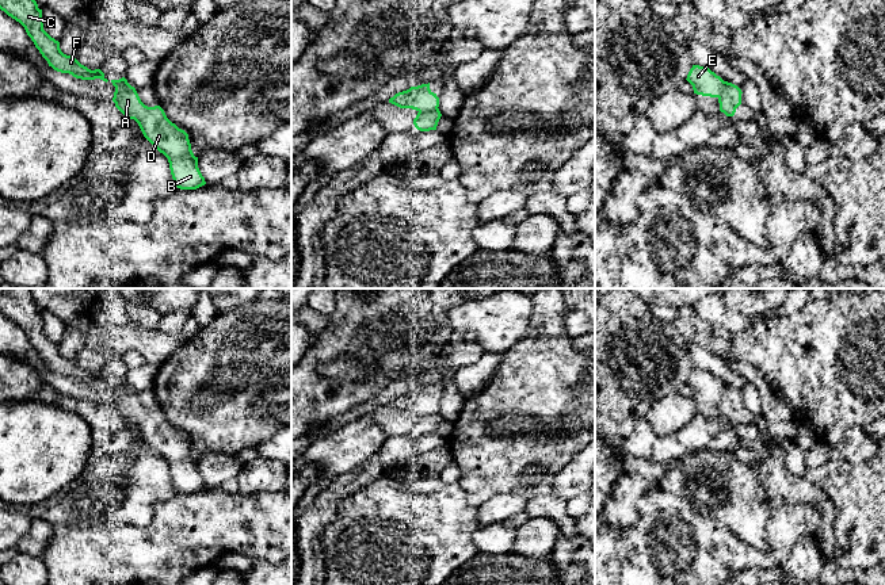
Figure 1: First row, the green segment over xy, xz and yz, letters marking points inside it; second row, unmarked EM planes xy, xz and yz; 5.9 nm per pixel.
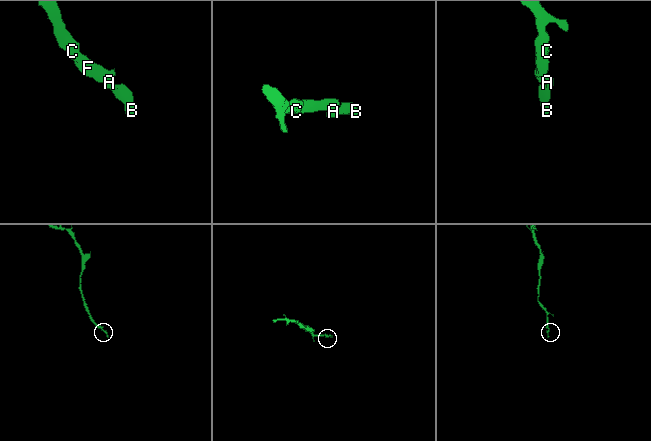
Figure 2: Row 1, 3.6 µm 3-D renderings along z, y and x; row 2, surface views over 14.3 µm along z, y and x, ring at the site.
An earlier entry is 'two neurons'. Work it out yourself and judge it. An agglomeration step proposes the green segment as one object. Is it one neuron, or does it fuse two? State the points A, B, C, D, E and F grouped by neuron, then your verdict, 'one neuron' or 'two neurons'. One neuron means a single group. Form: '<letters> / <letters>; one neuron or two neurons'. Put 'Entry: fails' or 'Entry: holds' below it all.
A B D / C E F; two neurons
Entry: holds

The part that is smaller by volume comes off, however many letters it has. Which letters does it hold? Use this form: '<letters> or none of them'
A, B, D

